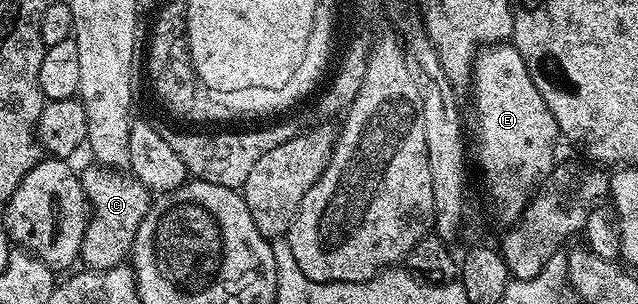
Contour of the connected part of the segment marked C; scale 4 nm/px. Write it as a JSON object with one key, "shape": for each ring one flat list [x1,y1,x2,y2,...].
{"shape":[[95,162,89,164,89,168,79,169,78,172,86,204,90,209,90,219,84,225,80,260,88,263,85,265,91,271,101,272,116,268,131,257,136,237,141,235,146,224,150,193,131,175,105,168]]}

